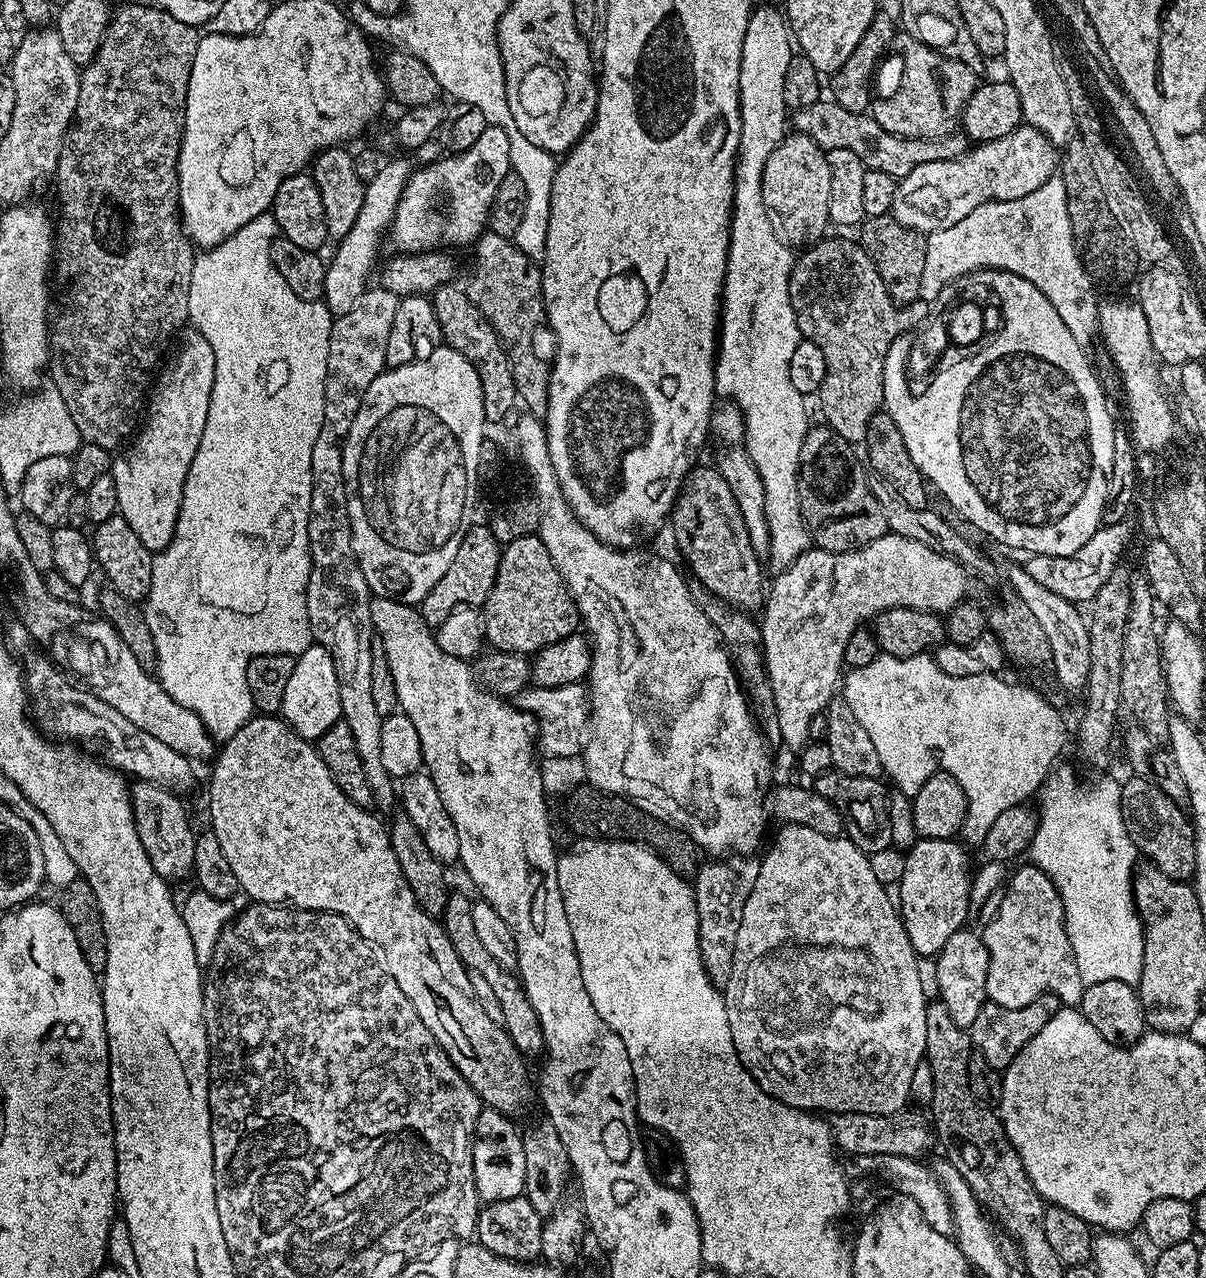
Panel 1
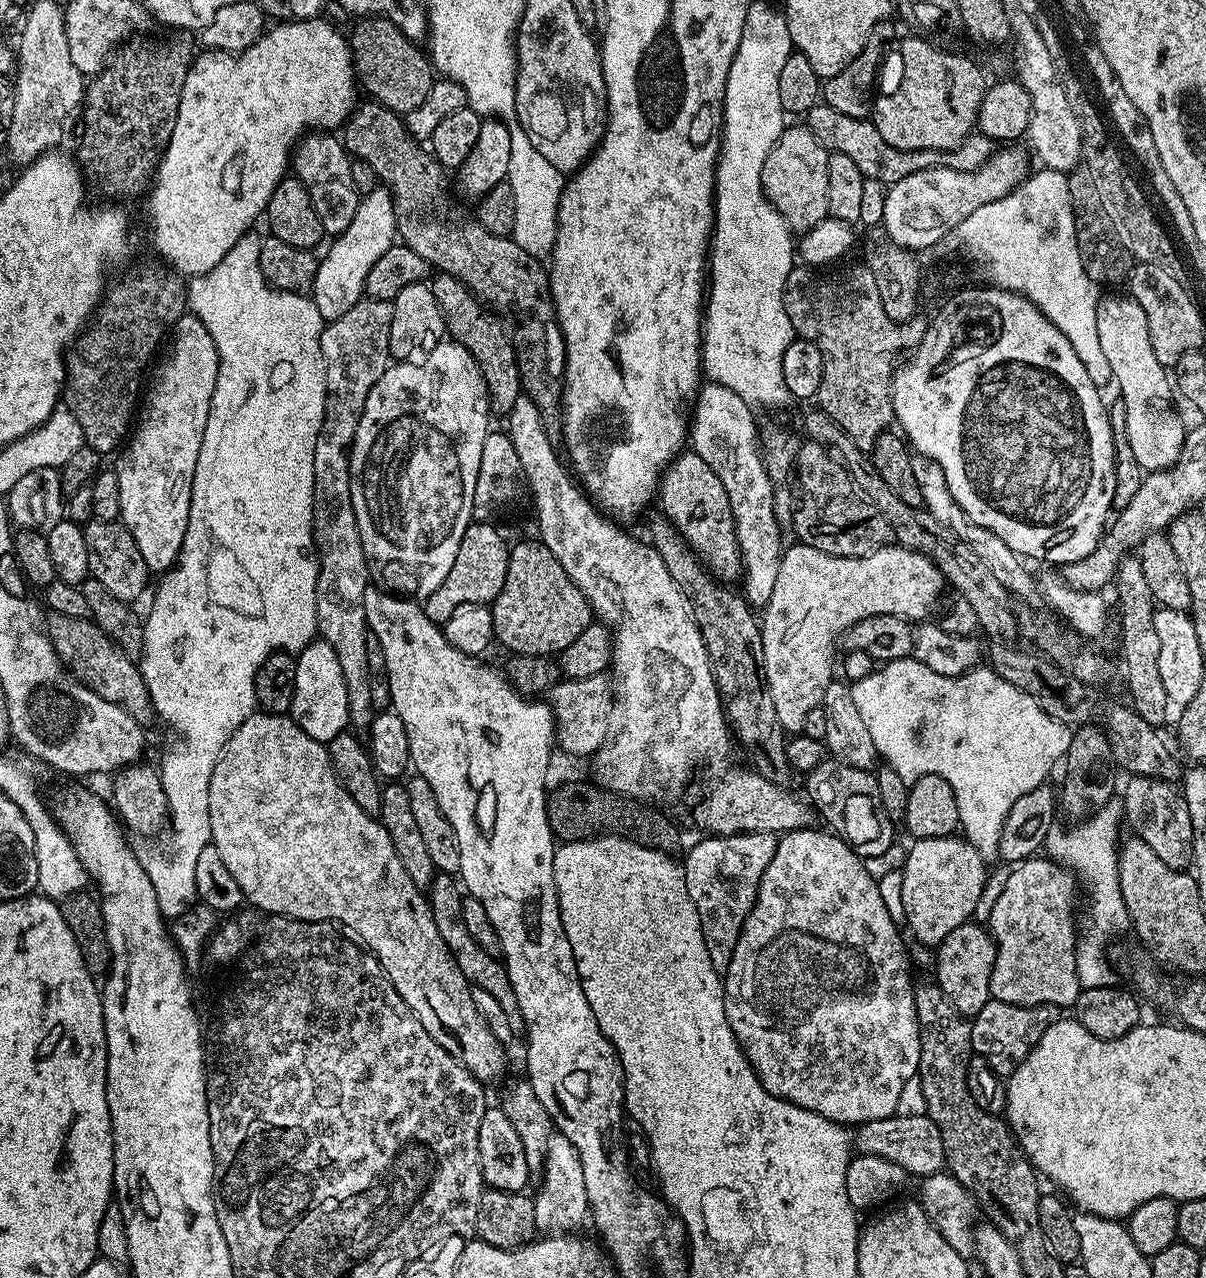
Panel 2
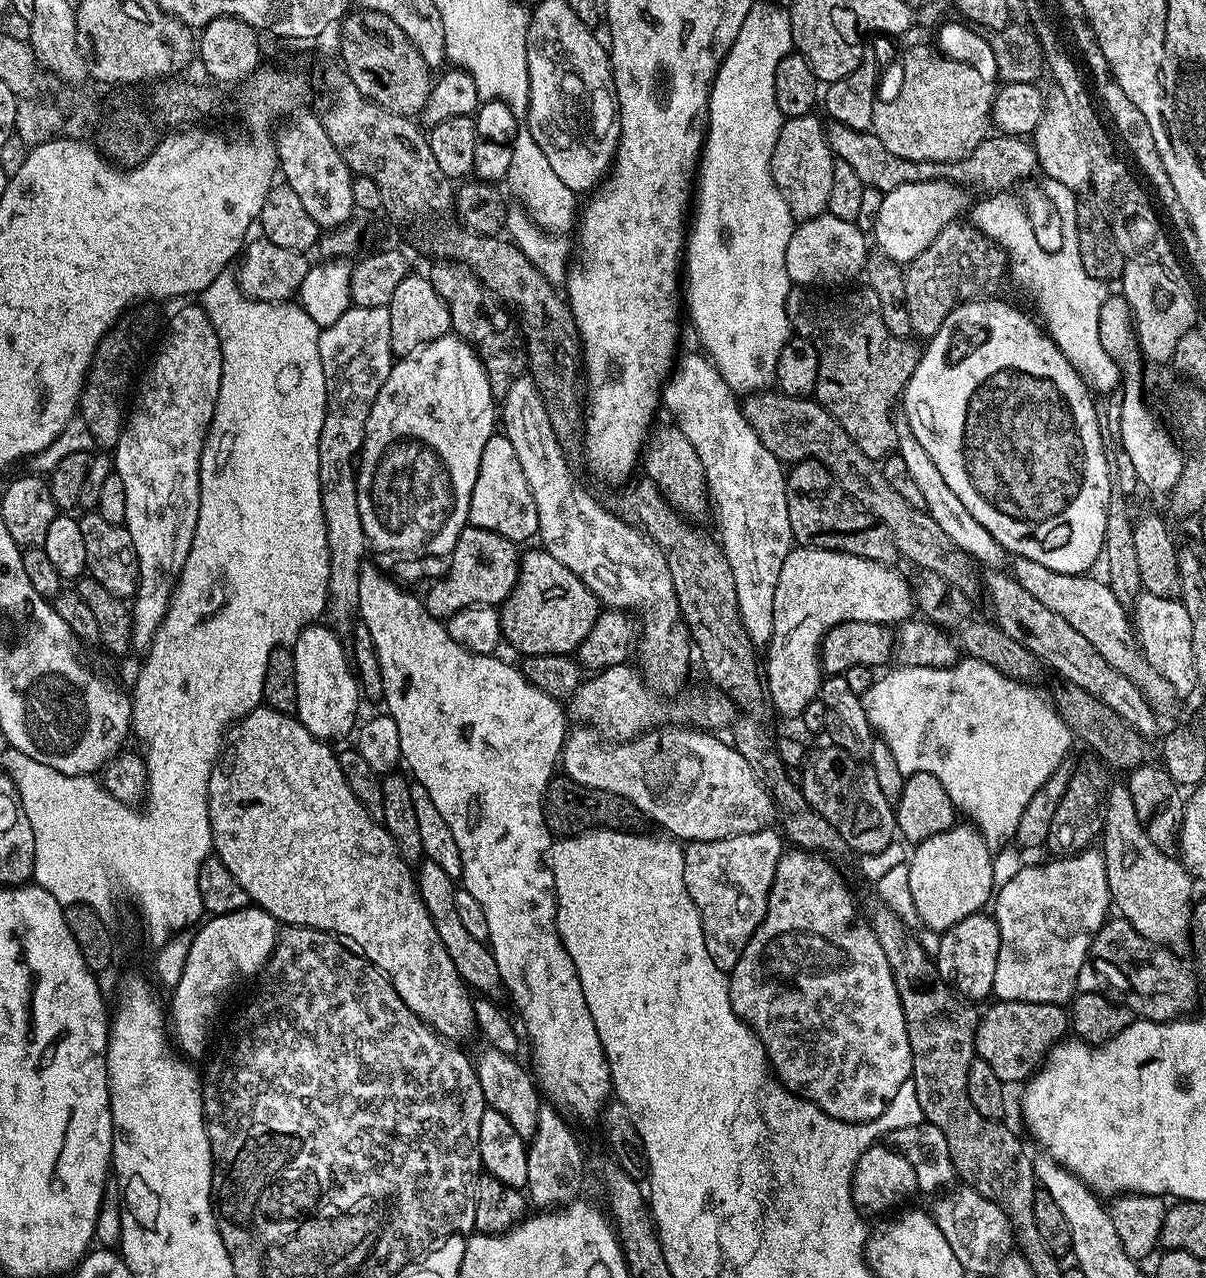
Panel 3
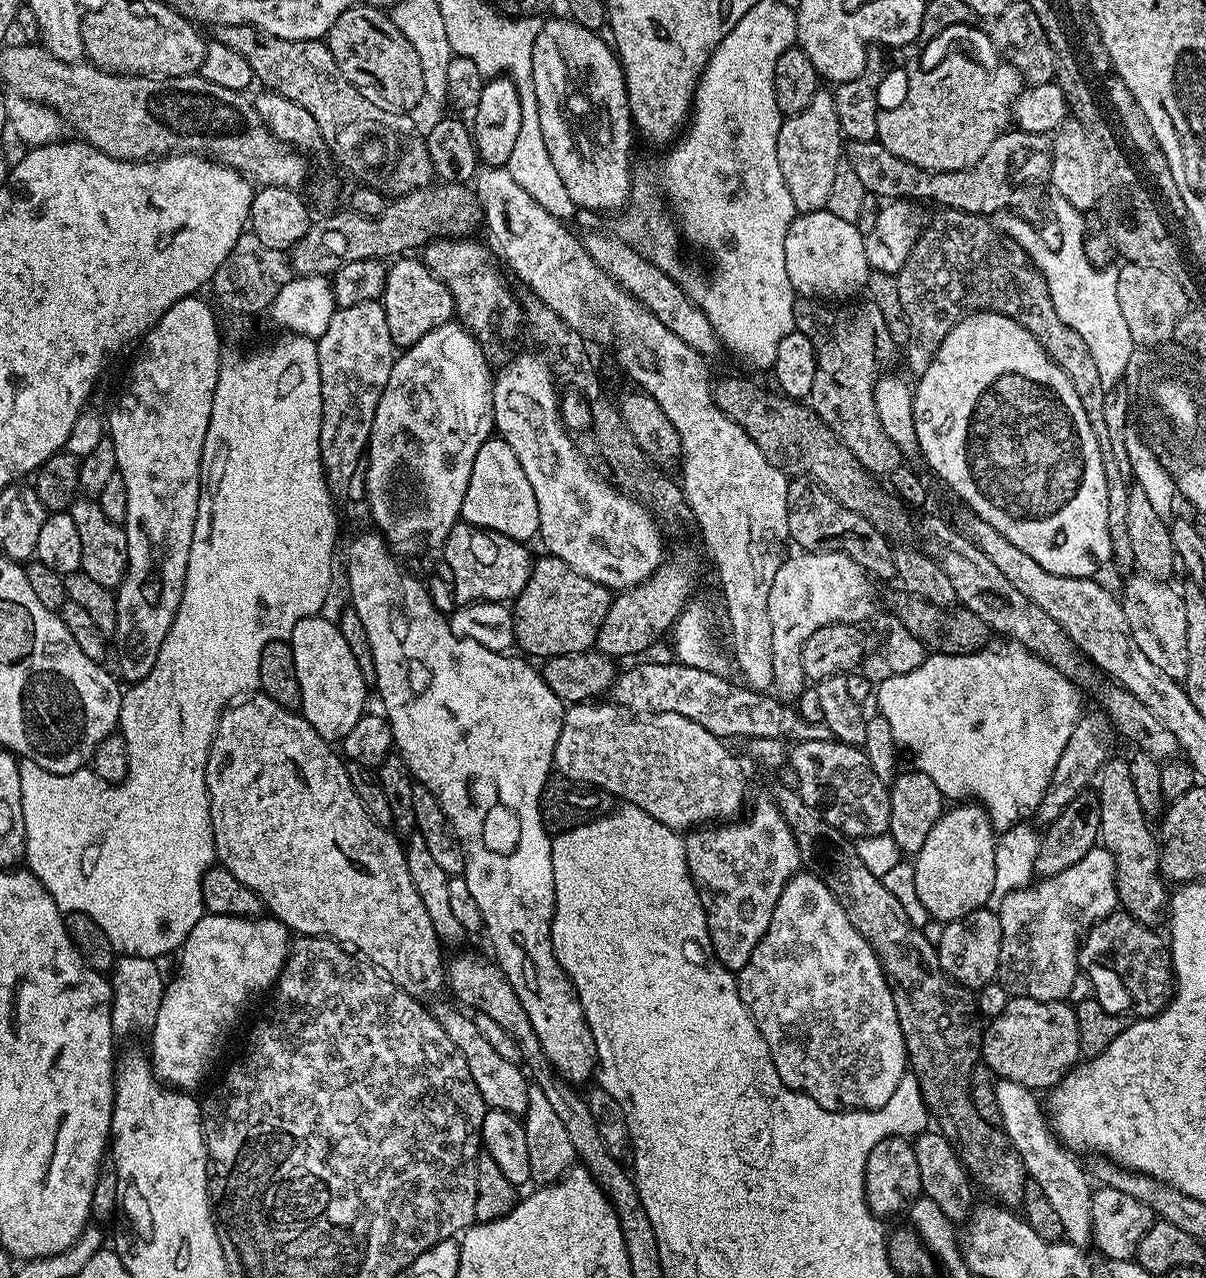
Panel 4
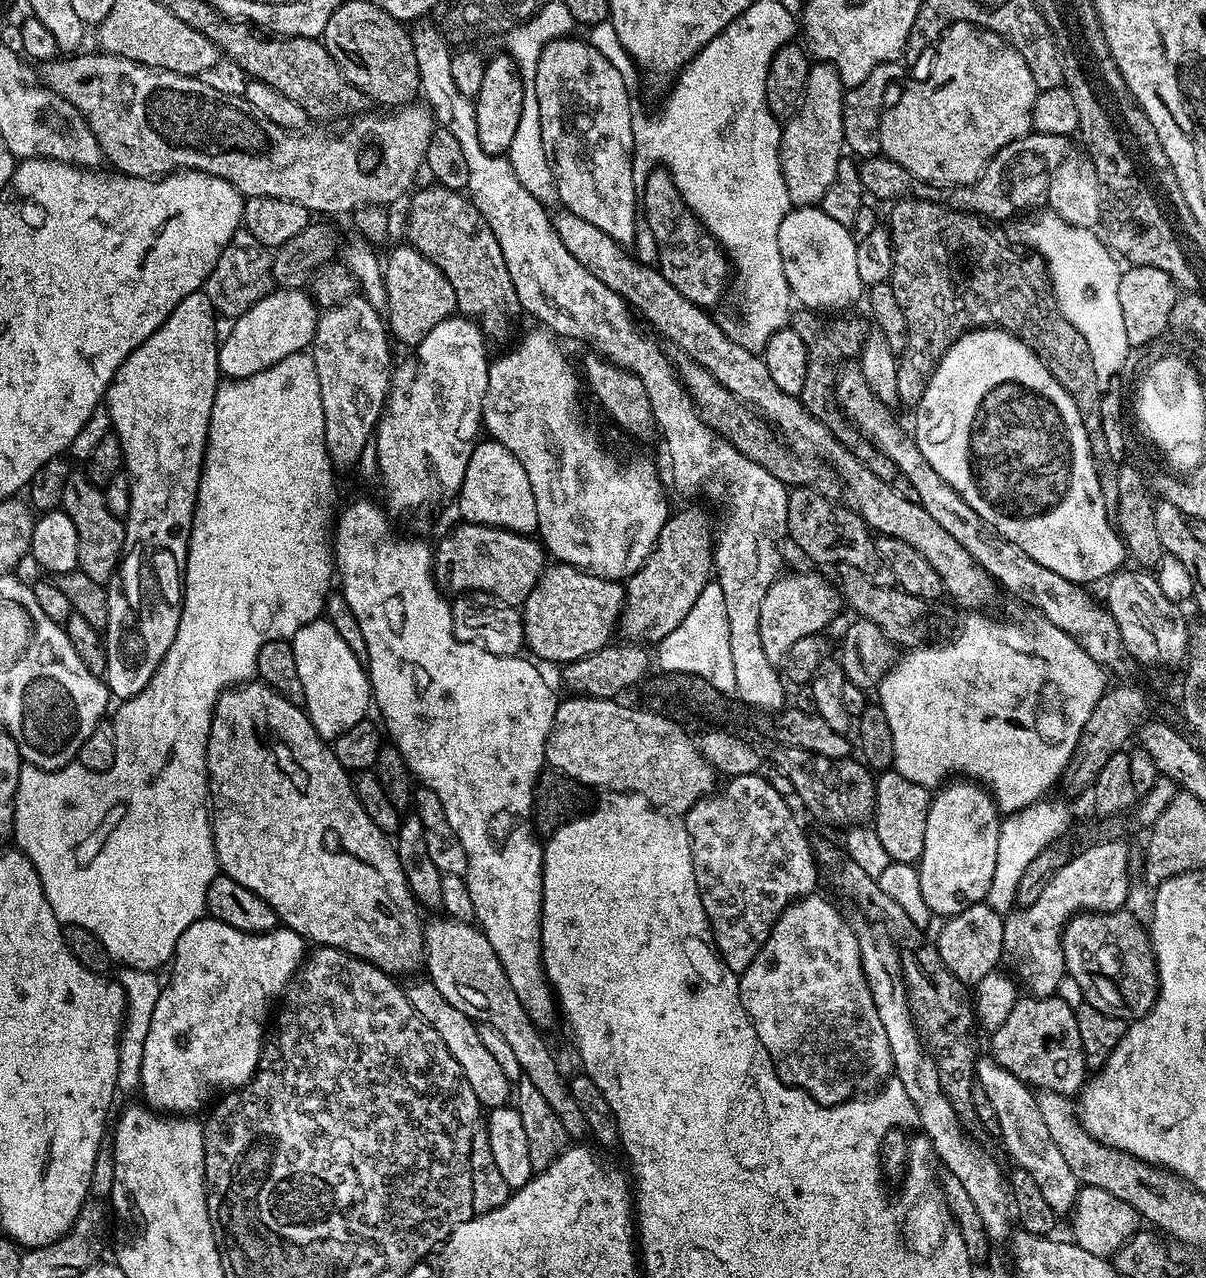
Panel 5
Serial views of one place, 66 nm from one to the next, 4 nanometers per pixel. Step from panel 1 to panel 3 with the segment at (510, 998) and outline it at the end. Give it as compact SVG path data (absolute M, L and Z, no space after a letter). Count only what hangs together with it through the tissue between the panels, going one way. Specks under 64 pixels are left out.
M421 859L418 867L414 872L416 889L420 891L422 902L430 914L430 922L434 922L434 932L438 934L442 946L446 946L446 954L450 954L450 962L454 962L458 974L463 976L469 989L476 991L477 988L480 991L477 993L486 998L499 997L502 985L498 974L498 962L494 962L494 954L485 941L475 940L462 927L458 909L454 903L454 894L458 887L457 881L450 874L446 874L446 870L442 870L442 866L438 866L438 862L433 860Z

